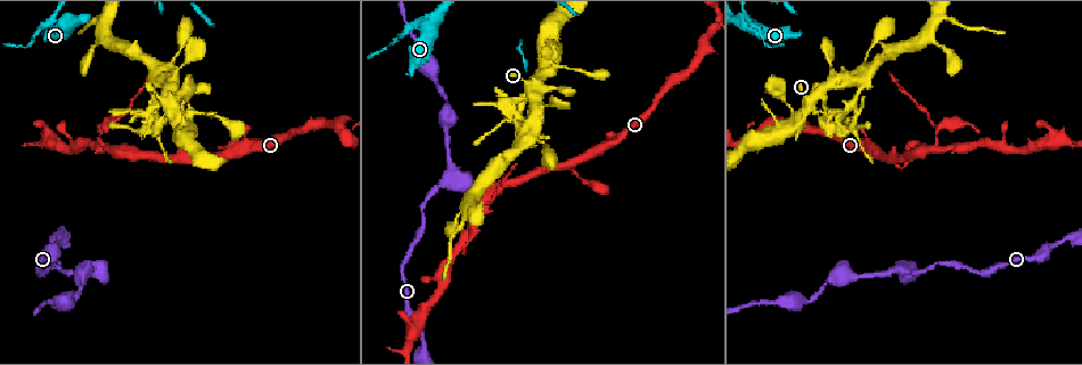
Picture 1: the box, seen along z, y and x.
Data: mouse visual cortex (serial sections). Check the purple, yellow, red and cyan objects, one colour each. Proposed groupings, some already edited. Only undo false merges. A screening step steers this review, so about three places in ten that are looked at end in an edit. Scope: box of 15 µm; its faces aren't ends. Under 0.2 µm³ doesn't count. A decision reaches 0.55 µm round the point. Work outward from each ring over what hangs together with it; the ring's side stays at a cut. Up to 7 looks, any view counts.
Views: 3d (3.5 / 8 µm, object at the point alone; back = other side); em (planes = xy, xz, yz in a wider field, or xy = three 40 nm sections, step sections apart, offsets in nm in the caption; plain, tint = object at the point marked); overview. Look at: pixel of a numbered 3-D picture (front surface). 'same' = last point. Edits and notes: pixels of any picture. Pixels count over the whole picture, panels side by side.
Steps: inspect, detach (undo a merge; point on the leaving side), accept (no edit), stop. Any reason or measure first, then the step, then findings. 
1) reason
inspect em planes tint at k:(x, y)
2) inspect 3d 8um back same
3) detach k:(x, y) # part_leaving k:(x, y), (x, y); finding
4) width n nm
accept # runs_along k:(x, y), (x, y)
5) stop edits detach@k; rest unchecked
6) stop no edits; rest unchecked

inspect 3d 3.5um back at 1:(153, 117)

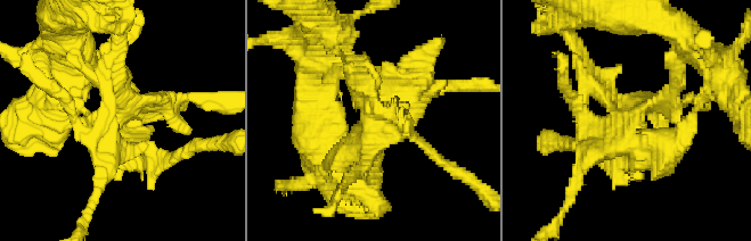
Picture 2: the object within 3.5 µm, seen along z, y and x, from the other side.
detach 2:(111, 114) # part_leaving 2:(373, 114), (369, 155), (324, 169); a second cell is stuck on

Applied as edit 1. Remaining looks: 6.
redraw
inspect overview

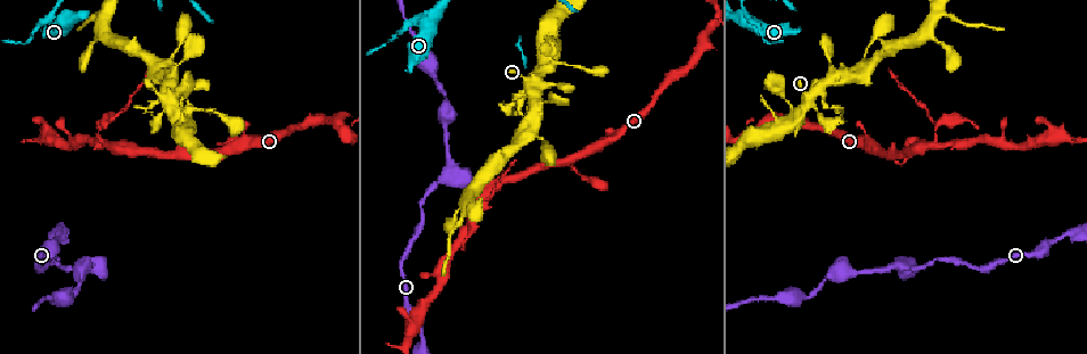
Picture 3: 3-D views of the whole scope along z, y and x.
narrows sharply
inspect 3d 8um at 3:(101, 127)

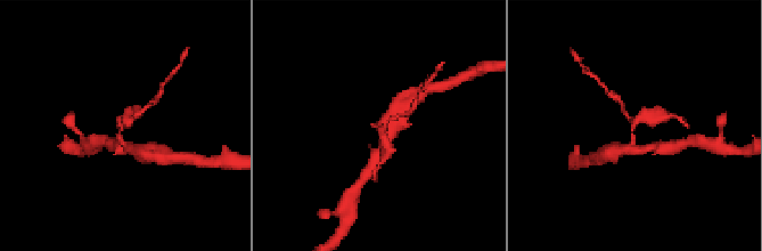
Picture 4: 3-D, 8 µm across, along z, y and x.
inspect em planes tint at 4:(126, 127)

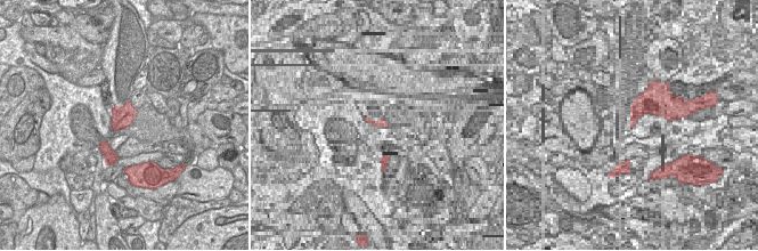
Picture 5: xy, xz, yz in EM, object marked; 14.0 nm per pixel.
detach 4:(646, 119) # part_leaving 4:(632, 131), (639, 118), (670, 116); a second cell is stuck on

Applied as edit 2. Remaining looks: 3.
see it whole again
inspect overview

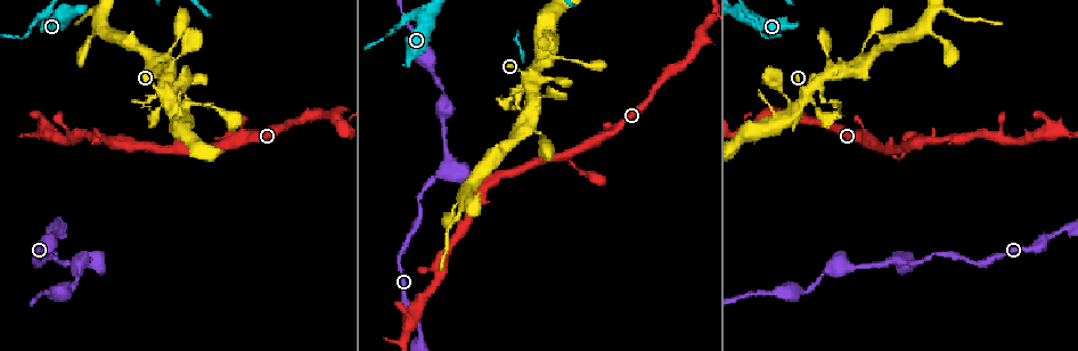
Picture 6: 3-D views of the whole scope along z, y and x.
small branch off a trunk
inspect 3d 3.5um at 6:(418, 16)

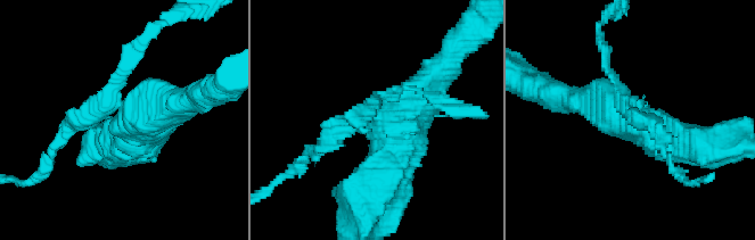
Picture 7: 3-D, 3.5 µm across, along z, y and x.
need the tissue
inspect em planes tint at 7:(117, 101)

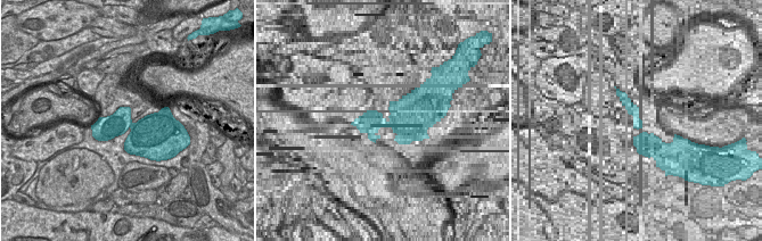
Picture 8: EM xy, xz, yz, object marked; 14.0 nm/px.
detach 7:(131, 64) # part_leaving 7:(119, 101), (73, 123), (46, 168); two cells meet here

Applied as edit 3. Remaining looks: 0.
stop edits detach@2, detach@4, detach@7; rest unchecked

